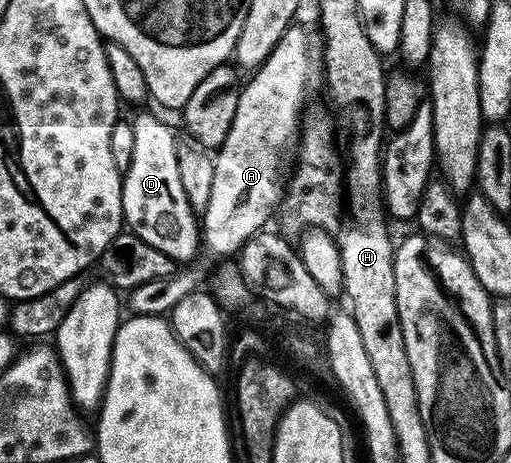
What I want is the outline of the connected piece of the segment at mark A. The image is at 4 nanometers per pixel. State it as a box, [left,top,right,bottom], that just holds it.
[202,23,322,259]

